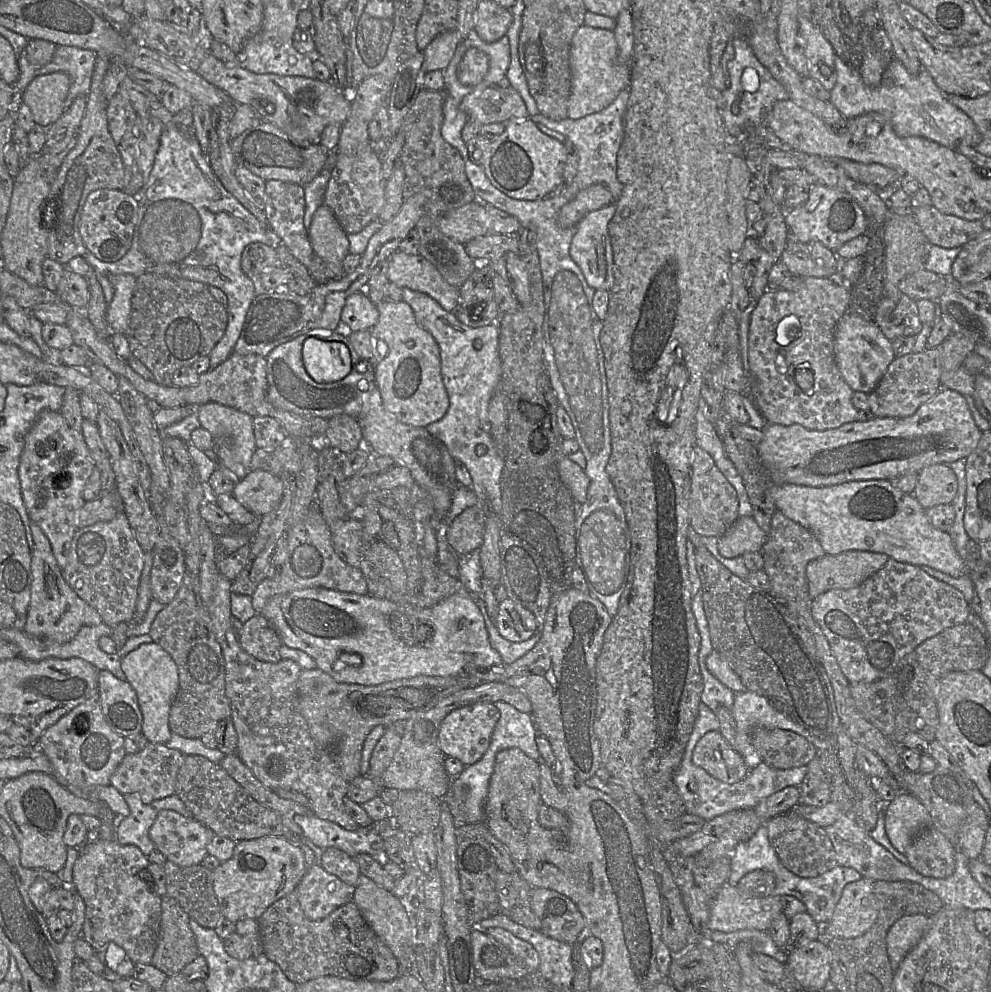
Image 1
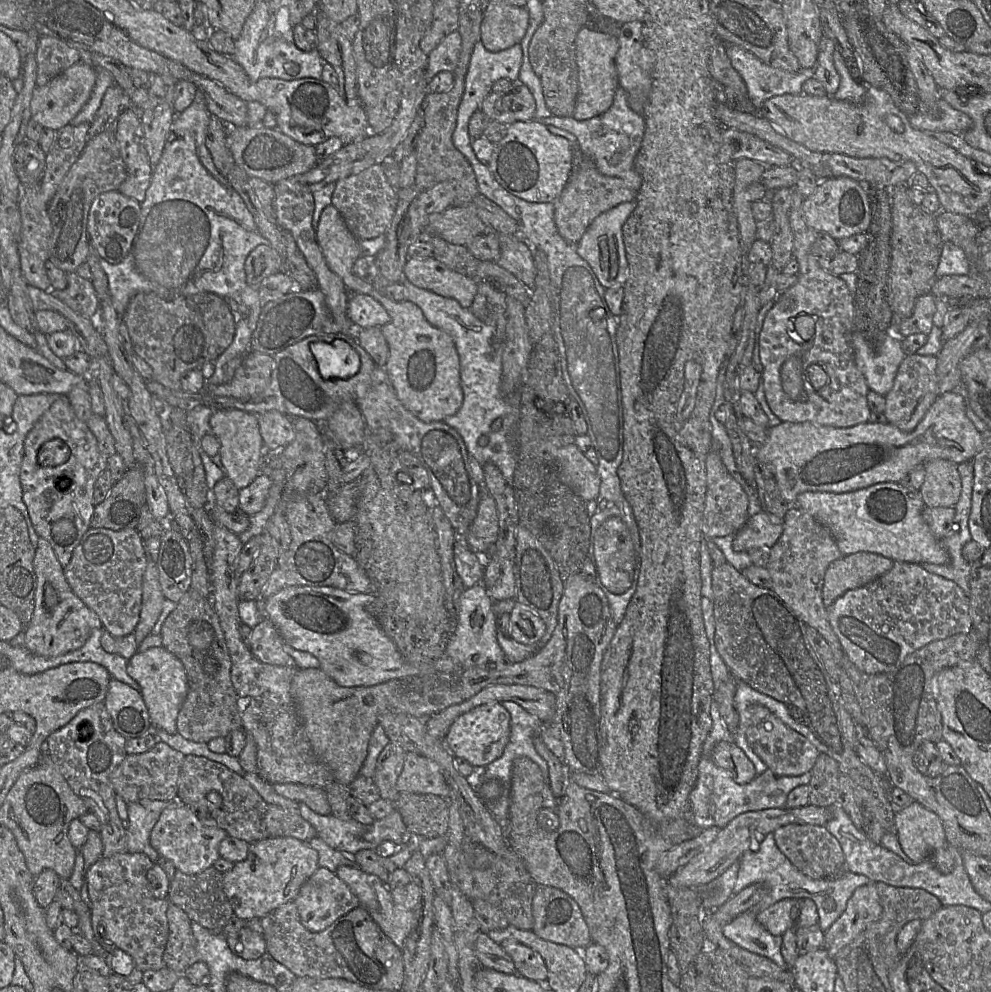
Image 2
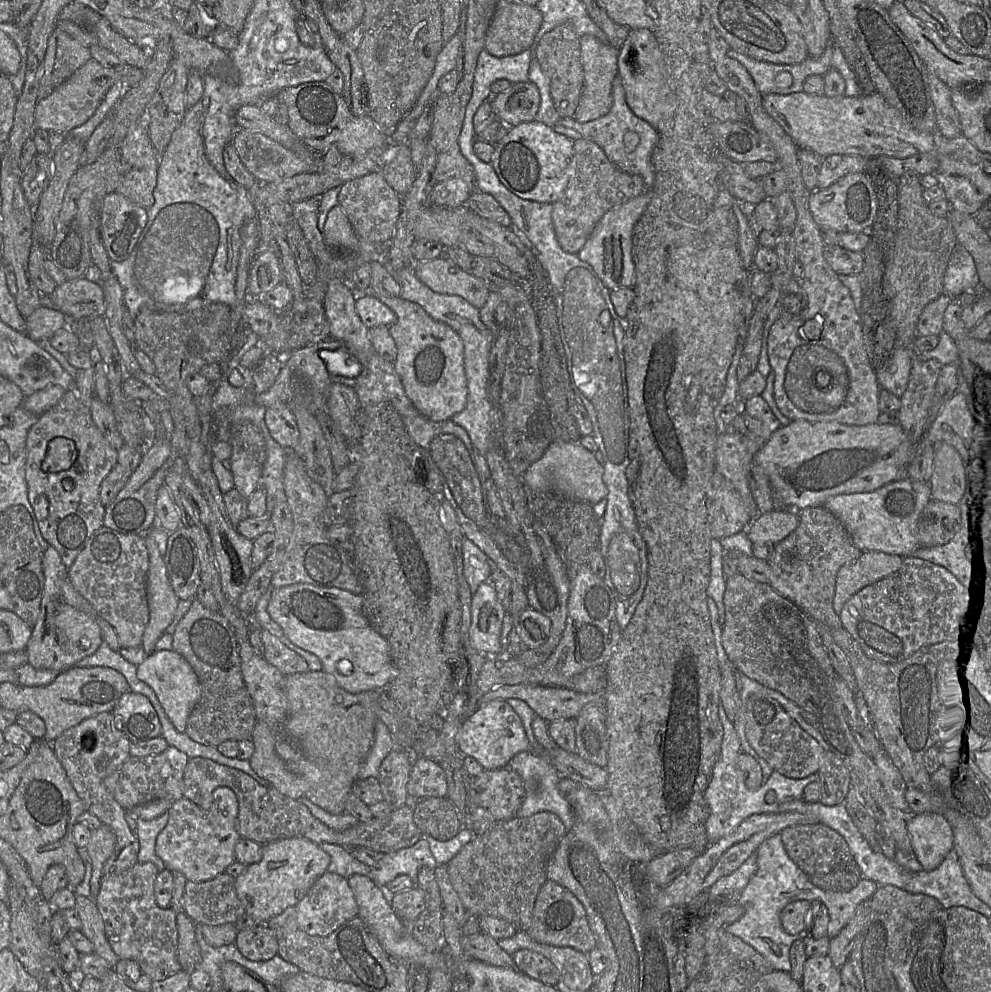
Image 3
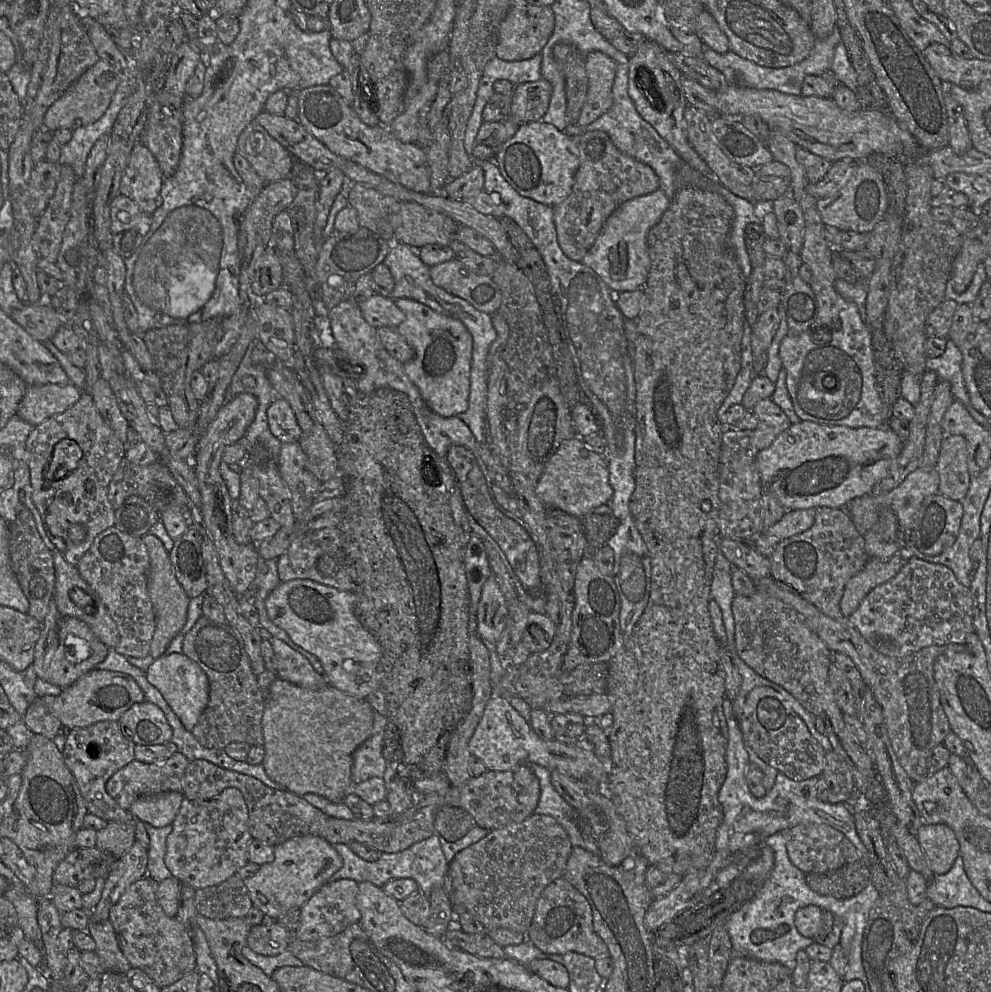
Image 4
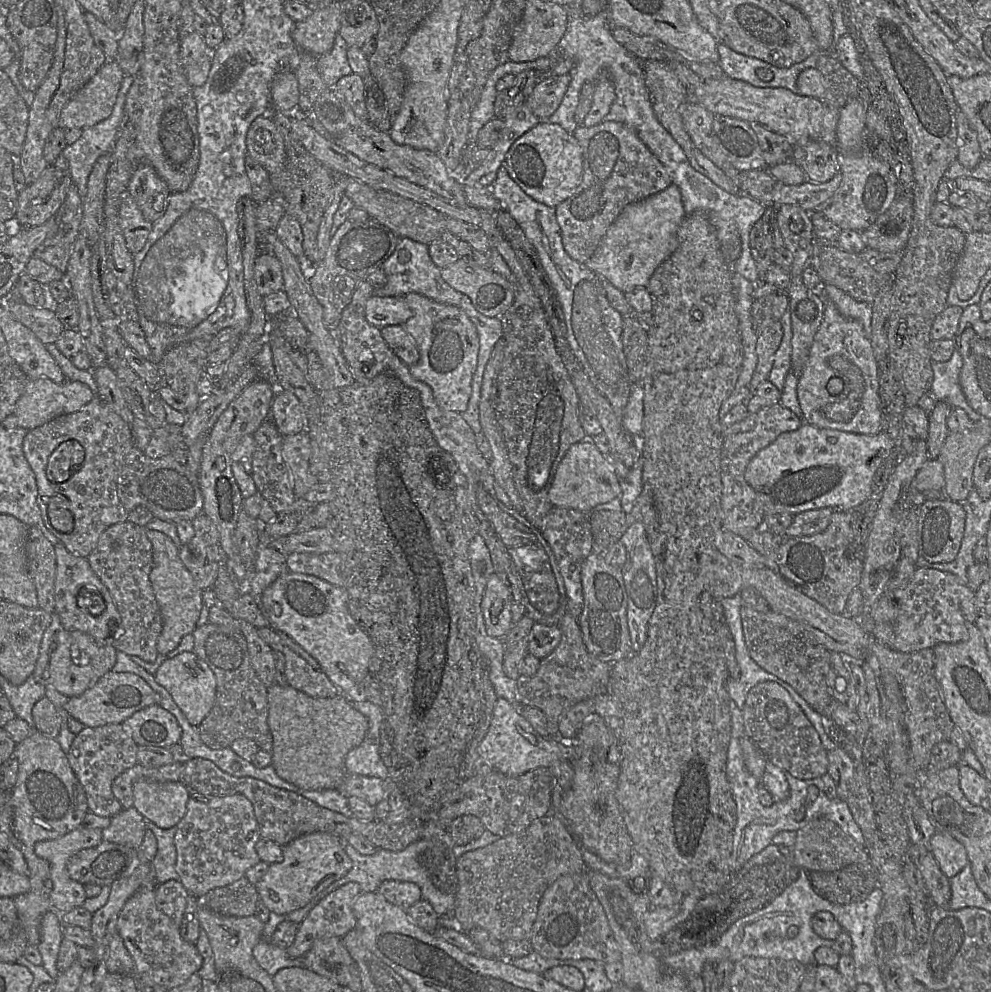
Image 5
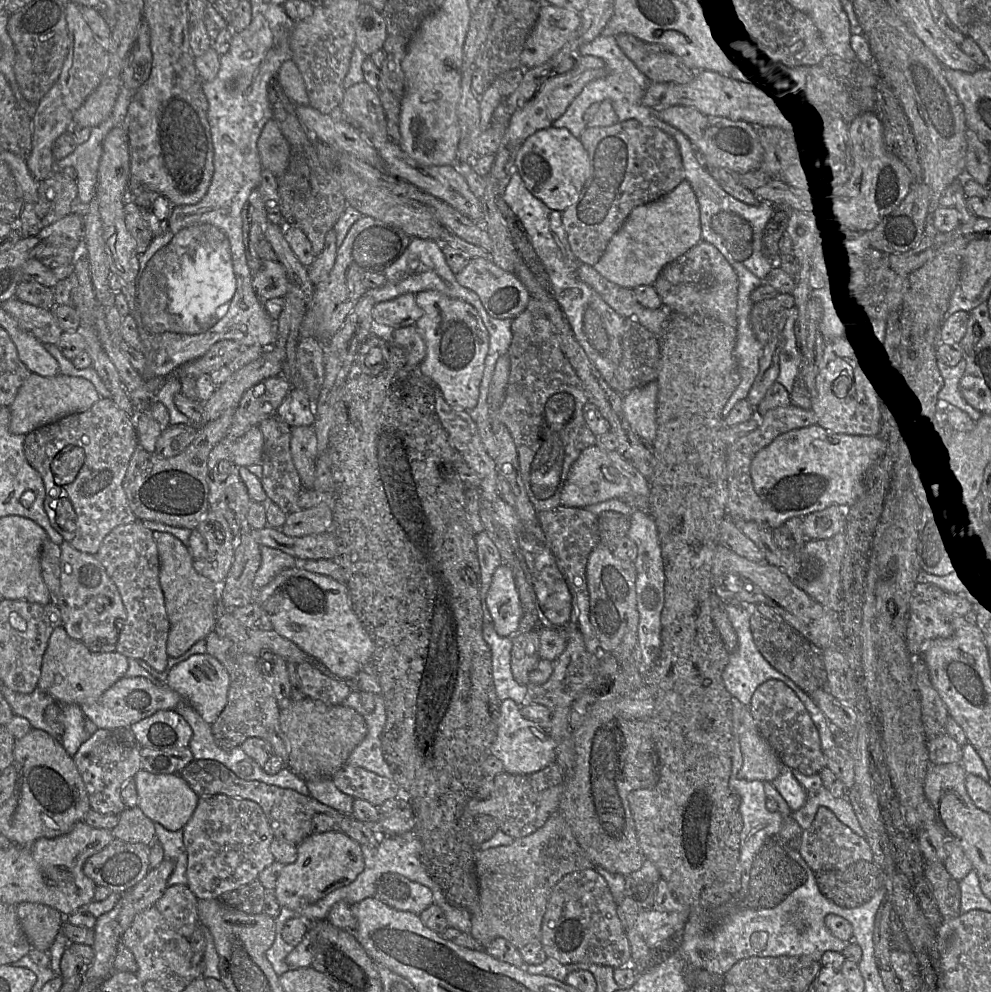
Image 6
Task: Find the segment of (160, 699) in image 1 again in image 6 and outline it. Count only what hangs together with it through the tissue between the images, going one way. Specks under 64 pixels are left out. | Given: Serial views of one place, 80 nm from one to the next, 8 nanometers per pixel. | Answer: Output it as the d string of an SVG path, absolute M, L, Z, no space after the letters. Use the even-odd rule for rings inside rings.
M207 653L193 654L170 669L166 685L179 693L205 722L212 724L227 704L230 677L216 658Z

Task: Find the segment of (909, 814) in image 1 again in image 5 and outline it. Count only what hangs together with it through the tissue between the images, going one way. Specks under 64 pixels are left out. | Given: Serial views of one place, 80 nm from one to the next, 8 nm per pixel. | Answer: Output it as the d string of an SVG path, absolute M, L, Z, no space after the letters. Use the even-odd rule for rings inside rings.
M936 831L929 841L927 850L949 879L969 863L965 847L948 832Z

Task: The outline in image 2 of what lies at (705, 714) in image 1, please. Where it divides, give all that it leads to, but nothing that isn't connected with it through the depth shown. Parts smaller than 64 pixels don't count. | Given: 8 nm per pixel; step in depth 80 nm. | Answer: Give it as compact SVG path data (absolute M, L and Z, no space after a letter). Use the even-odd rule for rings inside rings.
M714 700L710 707L710 716L713 722L712 729L703 746L703 755L698 764L696 784L689 794L691 821L702 829L702 831L712 826L722 829L733 818L745 812L785 808L788 794L797 786L809 784L811 779L810 772L800 776L779 776L769 768L762 774L756 775L751 782L737 784L733 780L731 773L728 770L718 767L710 756L713 747L718 742L734 742L734 734L728 730L727 725L720 716L718 705Z

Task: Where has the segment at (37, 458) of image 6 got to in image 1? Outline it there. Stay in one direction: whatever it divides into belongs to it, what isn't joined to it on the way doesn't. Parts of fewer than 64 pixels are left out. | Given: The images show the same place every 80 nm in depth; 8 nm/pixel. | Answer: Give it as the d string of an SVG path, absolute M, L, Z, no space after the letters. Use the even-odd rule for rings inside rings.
M43 411L25 436L18 474L29 518L48 538L61 570L67 564L73 537L79 529L77 512L86 503L82 496L83 491L95 468L82 432L71 428L59 411ZM48 440L55 441L57 447L43 453L41 446Z

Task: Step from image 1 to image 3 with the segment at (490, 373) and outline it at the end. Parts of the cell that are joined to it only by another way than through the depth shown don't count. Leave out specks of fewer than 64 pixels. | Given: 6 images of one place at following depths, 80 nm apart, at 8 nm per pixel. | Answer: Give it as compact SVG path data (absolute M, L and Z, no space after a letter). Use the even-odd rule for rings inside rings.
M413 257L405 268L393 272L394 279L400 285L399 297L420 305L435 321L450 326L462 339L464 346L464 369L467 380L467 402L465 408L453 415L451 420L464 428L473 444L481 455L487 454L490 448L496 446L494 424L494 407L489 397L489 354L494 341L494 333L481 321L479 309L471 305L464 298L457 295L448 295L434 292L422 283L415 273Z

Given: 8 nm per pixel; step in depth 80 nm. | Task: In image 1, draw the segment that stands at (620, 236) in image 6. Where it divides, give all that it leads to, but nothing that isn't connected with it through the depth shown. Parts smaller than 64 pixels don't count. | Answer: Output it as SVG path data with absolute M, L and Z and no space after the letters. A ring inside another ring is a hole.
M614 203L587 214L576 226L571 241L570 255L581 269L587 284L594 290L610 291L614 284L613 256L608 224L616 211Z

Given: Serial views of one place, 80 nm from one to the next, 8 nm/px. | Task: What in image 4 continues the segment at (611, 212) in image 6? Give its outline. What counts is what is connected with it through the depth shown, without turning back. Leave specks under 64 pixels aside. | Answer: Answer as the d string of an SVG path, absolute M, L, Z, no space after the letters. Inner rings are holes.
M588 131L571 137L579 155L579 170L570 194L553 206L559 246L571 260L581 262L609 216L624 202L650 194L660 186L655 171L621 152L603 131Z

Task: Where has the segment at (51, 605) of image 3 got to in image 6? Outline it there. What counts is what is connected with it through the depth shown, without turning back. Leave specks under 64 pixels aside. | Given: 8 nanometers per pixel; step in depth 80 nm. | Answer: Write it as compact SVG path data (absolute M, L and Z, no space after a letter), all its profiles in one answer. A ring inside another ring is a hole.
M63 626L52 632L43 656L38 687L60 705L90 704L119 679L126 676L128 658L117 652L94 652L84 643L68 635Z

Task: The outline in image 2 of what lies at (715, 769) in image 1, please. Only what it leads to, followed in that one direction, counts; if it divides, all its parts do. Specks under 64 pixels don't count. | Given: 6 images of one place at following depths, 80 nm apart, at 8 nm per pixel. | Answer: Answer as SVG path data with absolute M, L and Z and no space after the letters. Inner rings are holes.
M718 742L710 756L718 767L731 773L737 784L747 784L757 775L754 764L734 742Z

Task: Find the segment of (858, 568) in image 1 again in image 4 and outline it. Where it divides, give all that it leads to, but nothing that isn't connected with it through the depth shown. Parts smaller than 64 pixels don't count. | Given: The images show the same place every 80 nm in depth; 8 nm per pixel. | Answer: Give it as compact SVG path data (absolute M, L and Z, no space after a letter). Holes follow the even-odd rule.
M899 555L888 560L868 559L864 568L845 585L840 601L843 617L848 618L873 588L896 576L904 562Z

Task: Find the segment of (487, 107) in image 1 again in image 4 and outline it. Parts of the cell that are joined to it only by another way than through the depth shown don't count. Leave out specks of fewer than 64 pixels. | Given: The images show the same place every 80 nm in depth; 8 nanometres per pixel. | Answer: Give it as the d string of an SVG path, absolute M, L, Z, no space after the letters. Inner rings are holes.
M544 78L515 85L509 118L520 125L540 121L549 108L552 89Z

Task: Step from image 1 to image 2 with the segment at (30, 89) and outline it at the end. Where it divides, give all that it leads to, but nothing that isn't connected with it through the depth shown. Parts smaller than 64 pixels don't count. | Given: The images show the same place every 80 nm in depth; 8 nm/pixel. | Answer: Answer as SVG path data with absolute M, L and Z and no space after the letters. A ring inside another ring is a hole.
M78 62L51 79L44 86L36 86L31 99L31 118L43 128L57 131L71 123L88 102L96 84L96 68L85 62Z

